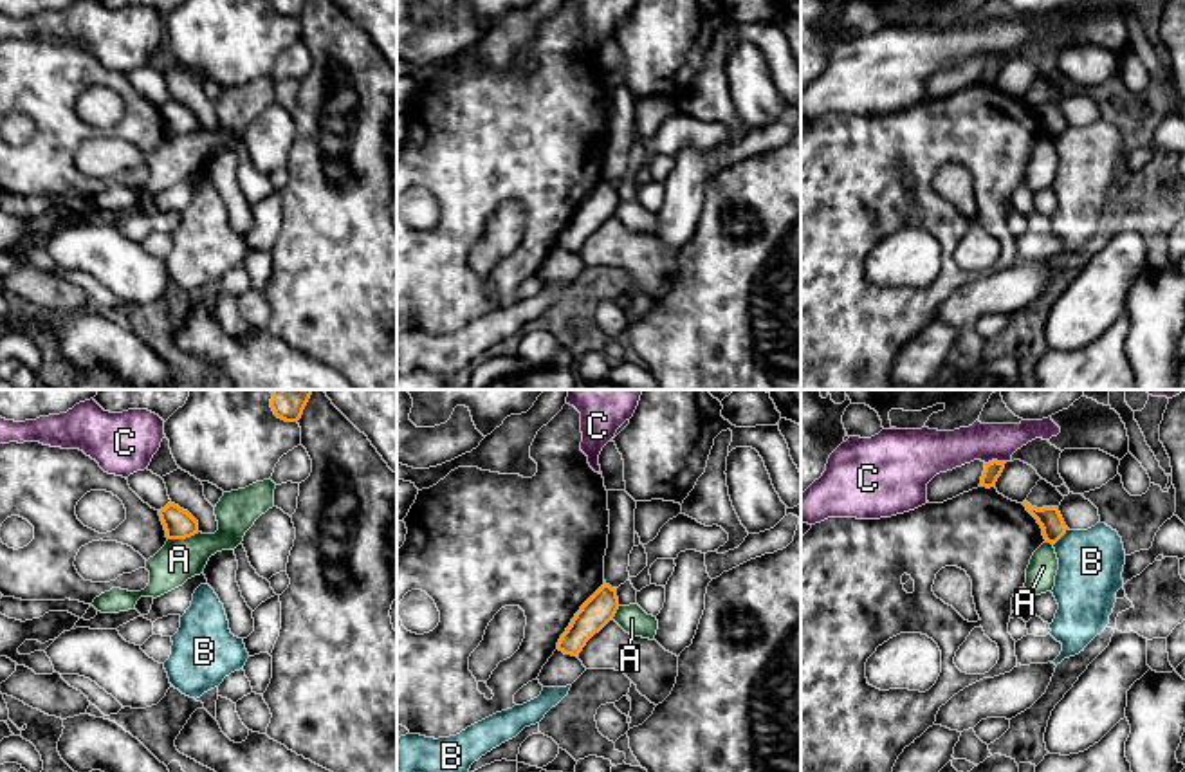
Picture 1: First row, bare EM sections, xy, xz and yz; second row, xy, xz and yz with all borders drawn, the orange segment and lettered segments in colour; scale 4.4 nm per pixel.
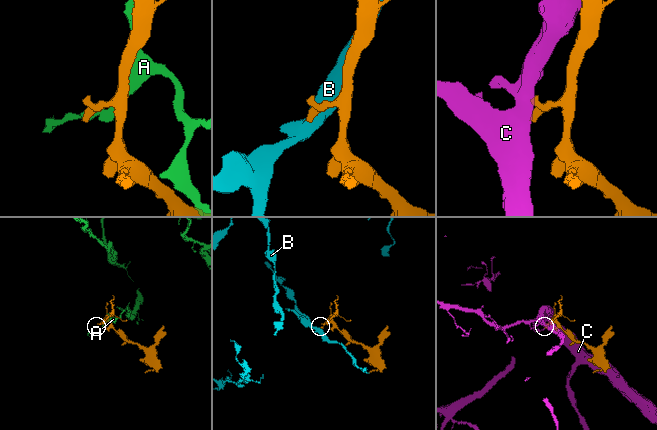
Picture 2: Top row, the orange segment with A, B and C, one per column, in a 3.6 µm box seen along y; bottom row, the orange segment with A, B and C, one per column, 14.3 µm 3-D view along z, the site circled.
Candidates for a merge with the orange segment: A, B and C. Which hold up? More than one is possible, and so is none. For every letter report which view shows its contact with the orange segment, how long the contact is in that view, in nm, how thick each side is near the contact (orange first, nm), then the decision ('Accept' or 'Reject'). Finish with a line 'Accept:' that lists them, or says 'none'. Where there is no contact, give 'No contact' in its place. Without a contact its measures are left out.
A: Touches orange in xy. Shared border 150 nm. Thickness 140 nm (orange) against 190 nm. Reject
B: Touches orange in yz. Shared border 100 nm. Thickness 110 nm (orange) against 280 nm. Reject
C: Touches orange in yz. Shared border 100 nm. Thickness 80 nm (orange) against 190 nm. Reject
Accept: none

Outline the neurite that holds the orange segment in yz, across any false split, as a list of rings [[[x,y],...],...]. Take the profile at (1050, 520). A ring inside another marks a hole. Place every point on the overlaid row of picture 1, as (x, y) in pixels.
[[[1023,501],[1023,505],[1041,525],[1046,543],[1055,545],[1066,534],[1068,527],[1059,512],[1059,507],[1037,509],[1032,507],[1028,501]]]

